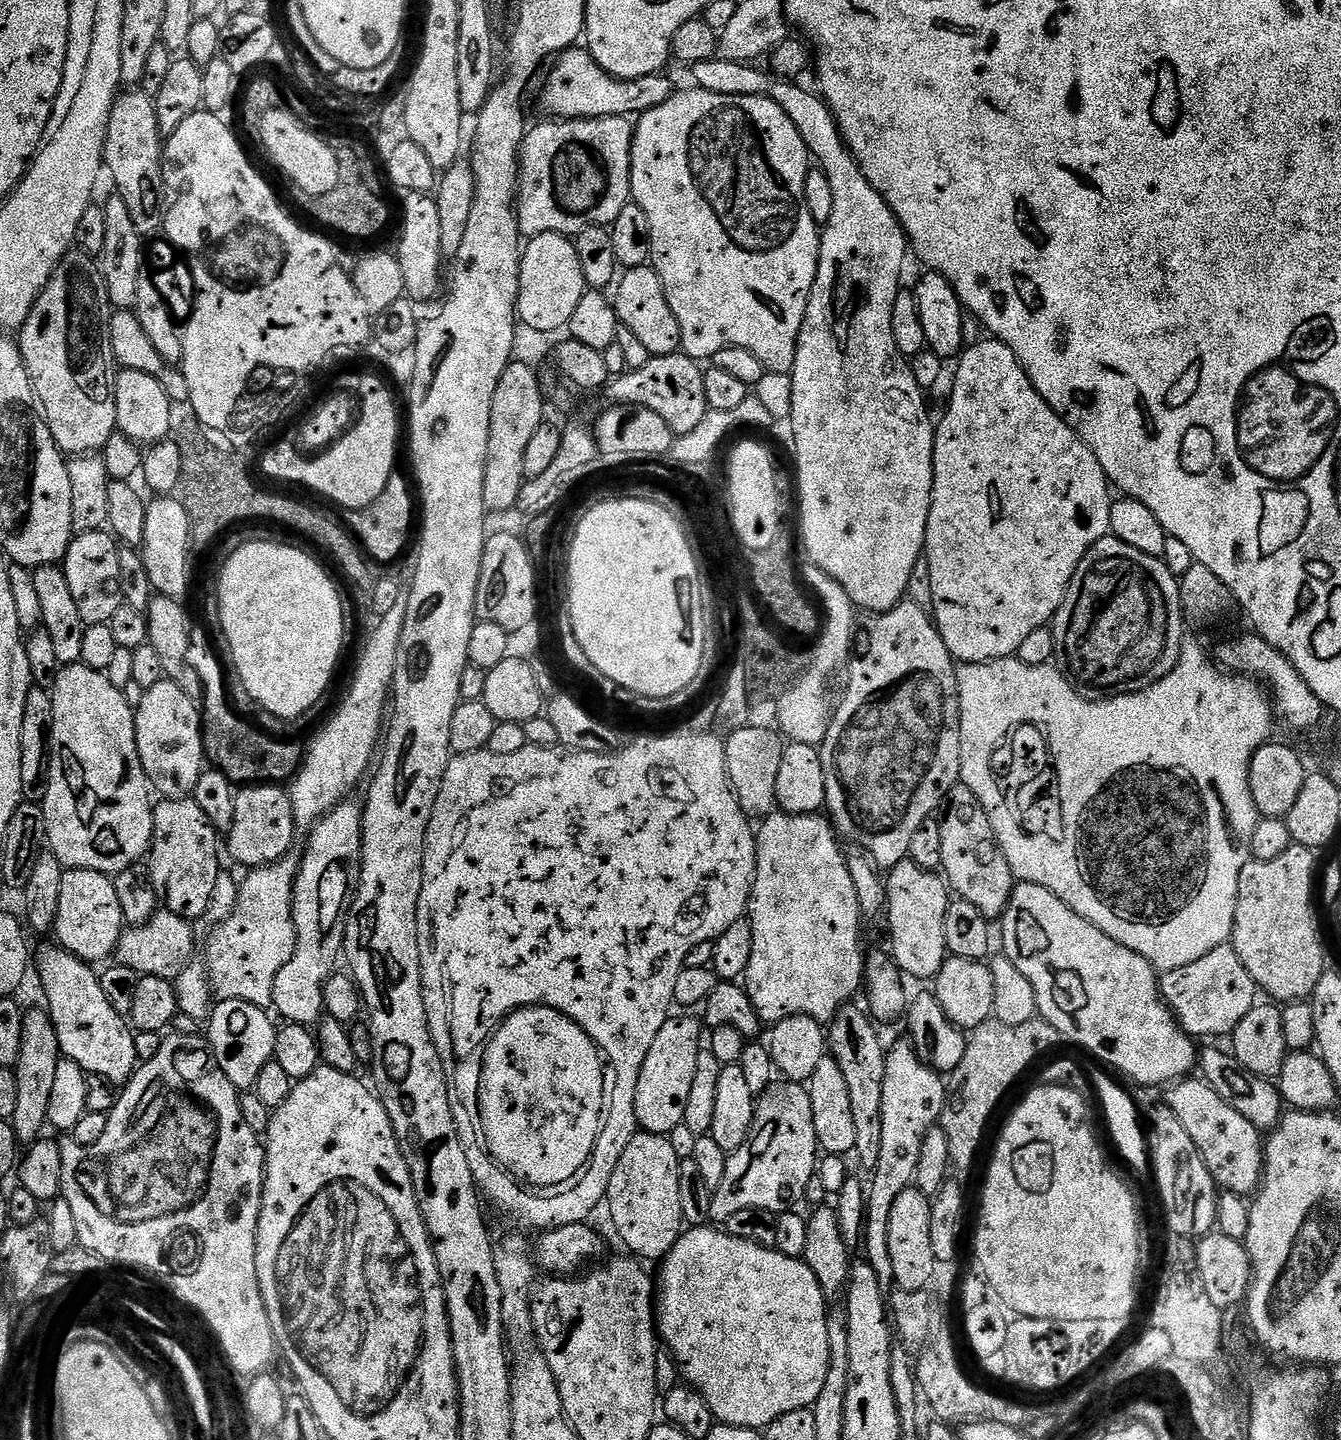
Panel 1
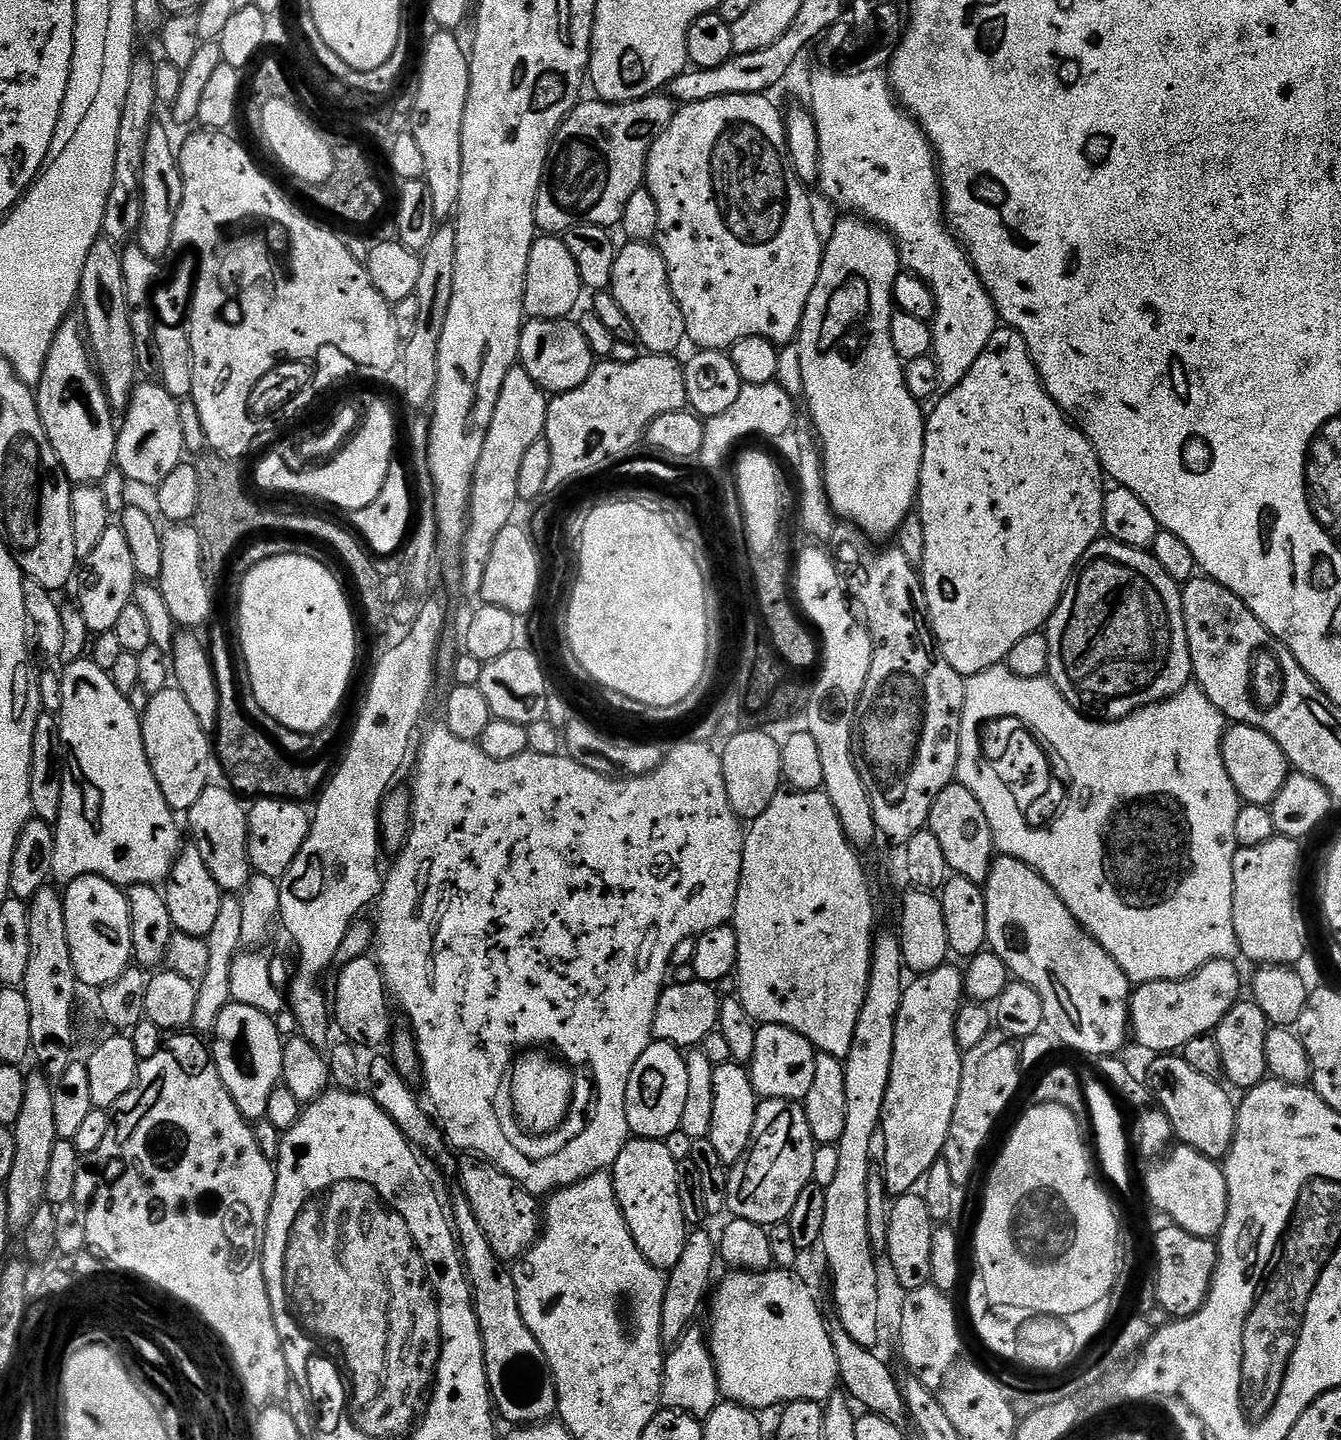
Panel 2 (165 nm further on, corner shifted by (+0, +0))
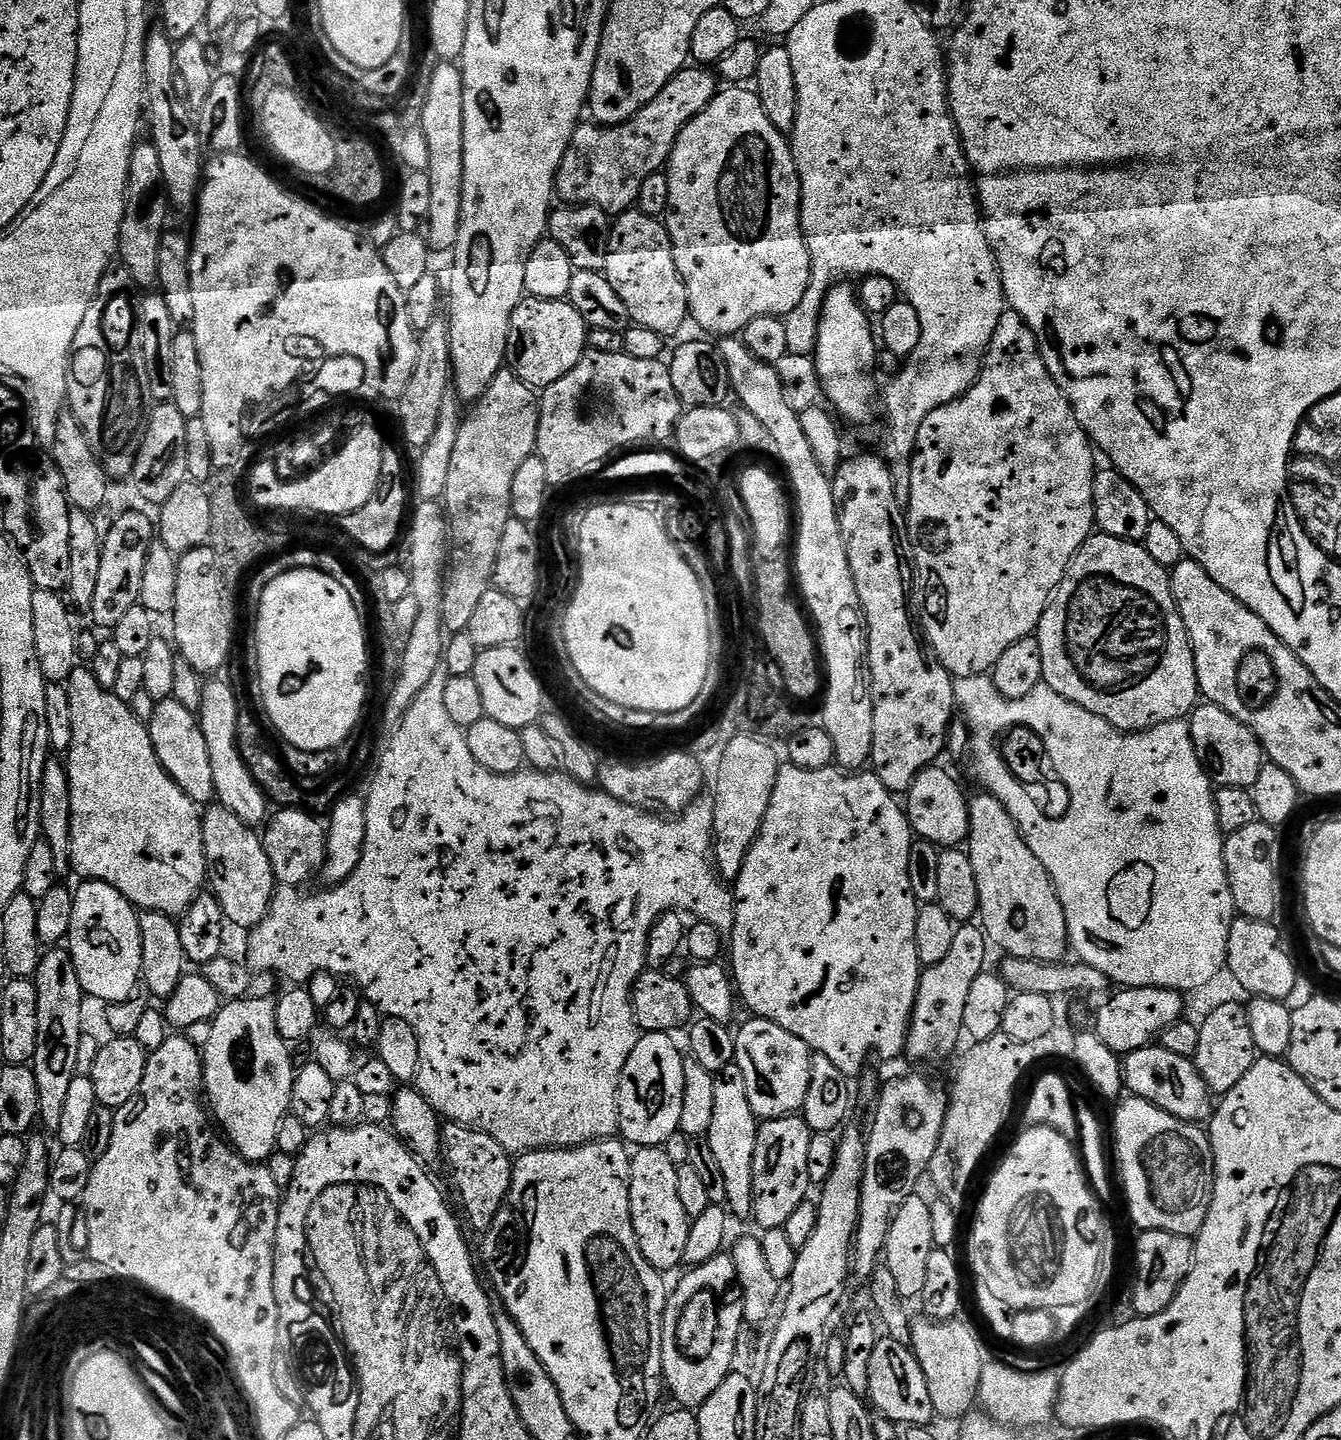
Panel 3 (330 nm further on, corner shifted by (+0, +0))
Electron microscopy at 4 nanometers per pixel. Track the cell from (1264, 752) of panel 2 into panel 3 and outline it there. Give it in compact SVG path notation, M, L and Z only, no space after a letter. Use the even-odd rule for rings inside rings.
M1201 703L1192 709L1188 720L1190 738L1194 738L1194 750L1212 777L1213 785L1221 788L1246 788L1251 790L1258 782L1258 774L1266 762L1264 748L1258 738L1238 718L1226 714L1217 704Z

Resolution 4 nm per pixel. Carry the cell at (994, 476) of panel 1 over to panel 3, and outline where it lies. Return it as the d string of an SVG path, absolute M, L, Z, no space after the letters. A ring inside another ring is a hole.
M1005 310L1002 318L998 318L998 330L990 338L988 352L984 356L984 366L976 385L965 396L954 402L934 410L926 422L922 422L922 430L918 430L916 452L912 455L910 470L910 502L906 506L908 521L908 543L910 556L914 561L914 576L918 581L918 592L924 595L924 605L918 608L920 627L933 653L939 656L947 672L953 677L982 676L991 673L993 666L1022 638L1033 635L1040 624L1042 614L1056 595L1056 588L1064 581L1066 570L1072 559L1078 554L1080 547L1088 541L1096 528L1094 514L1094 478L1098 471L1097 453L1084 428L1078 422L1076 411L1066 398L1066 394L1054 382L1050 370L1046 370L1046 362L1040 353L1036 335L1026 326L1024 319L1016 312Z

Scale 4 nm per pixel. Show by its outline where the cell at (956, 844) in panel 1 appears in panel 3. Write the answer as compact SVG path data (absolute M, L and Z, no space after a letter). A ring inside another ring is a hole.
M941 766L924 768L914 778L906 793L906 811L913 833L921 840L929 840L937 848L960 848L970 830L969 797L964 797L960 784Z

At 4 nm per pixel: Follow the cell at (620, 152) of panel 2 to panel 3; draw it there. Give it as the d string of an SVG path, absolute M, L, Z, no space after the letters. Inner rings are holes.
M686 66L681 72L674 74L674 78L670 78L670 82L666 82L666 86L662 86L662 90L658 90L658 94L654 94L654 98L650 98L650 102L646 102L646 106L642 106L642 110L638 110L638 114L634 114L626 123L611 126L595 122L581 123L572 135L570 146L556 171L555 191L559 199L561 196L564 199L561 201L568 206L593 204L609 214L629 211L635 205L638 190L642 190L642 182L646 182L650 174L661 171L667 165L678 134L682 134L682 130L695 116L706 110L717 91L718 76L715 71L705 70L700 66Z

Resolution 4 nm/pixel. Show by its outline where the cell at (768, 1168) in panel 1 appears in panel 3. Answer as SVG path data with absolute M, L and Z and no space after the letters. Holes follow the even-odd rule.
M803 1115L783 1116L777 1120L763 1121L758 1127L754 1146L754 1206L751 1219L756 1220L760 1230L782 1228L800 1203L810 1194L806 1157L813 1137Z

